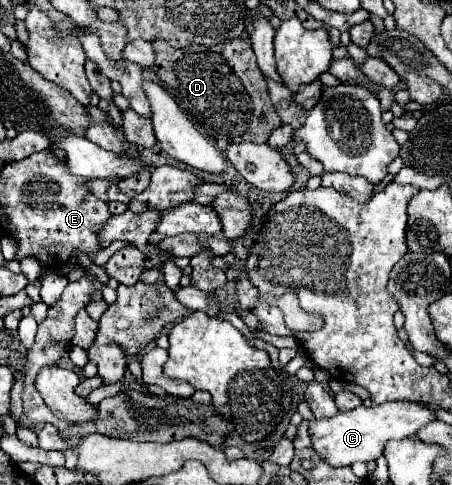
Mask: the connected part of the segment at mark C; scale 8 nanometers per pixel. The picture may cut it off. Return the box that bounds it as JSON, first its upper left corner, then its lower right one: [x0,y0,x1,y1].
[309,403,435,467]

